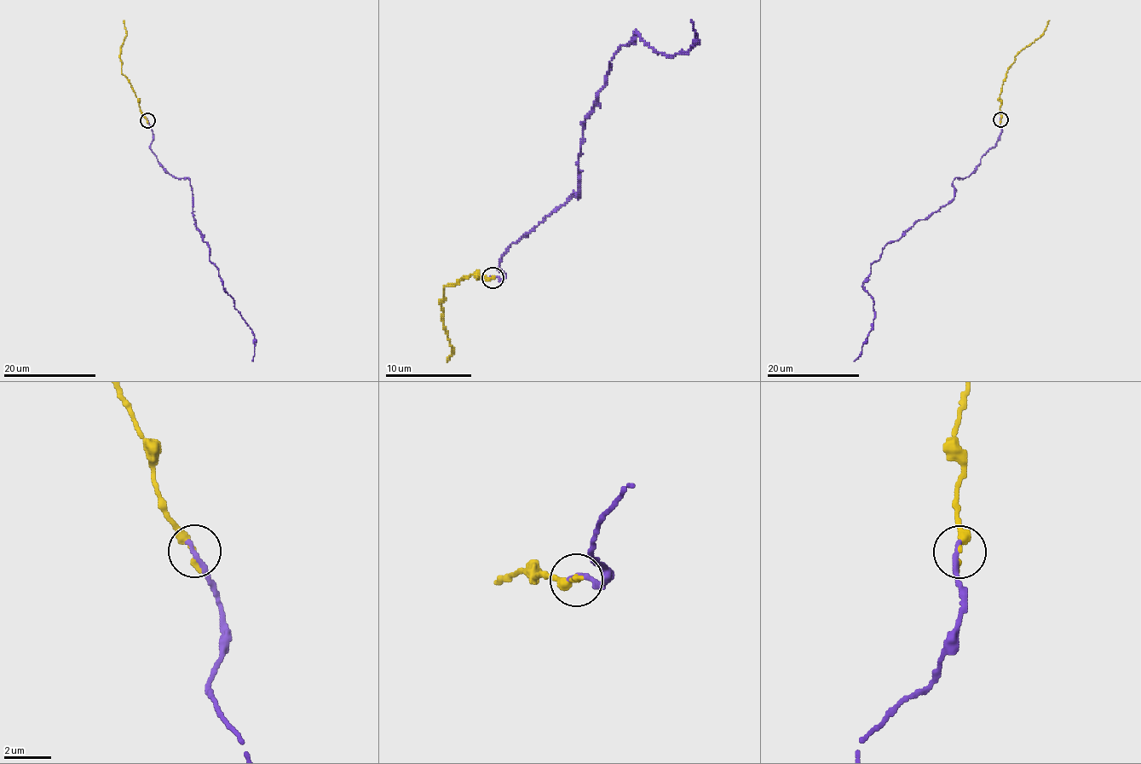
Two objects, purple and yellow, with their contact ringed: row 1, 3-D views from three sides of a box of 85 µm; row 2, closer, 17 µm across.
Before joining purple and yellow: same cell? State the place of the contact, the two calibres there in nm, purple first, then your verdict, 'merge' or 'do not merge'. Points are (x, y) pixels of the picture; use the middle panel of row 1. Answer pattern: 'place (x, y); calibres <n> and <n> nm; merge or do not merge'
place (492, 278); calibres 280 and 320 nm; merge

